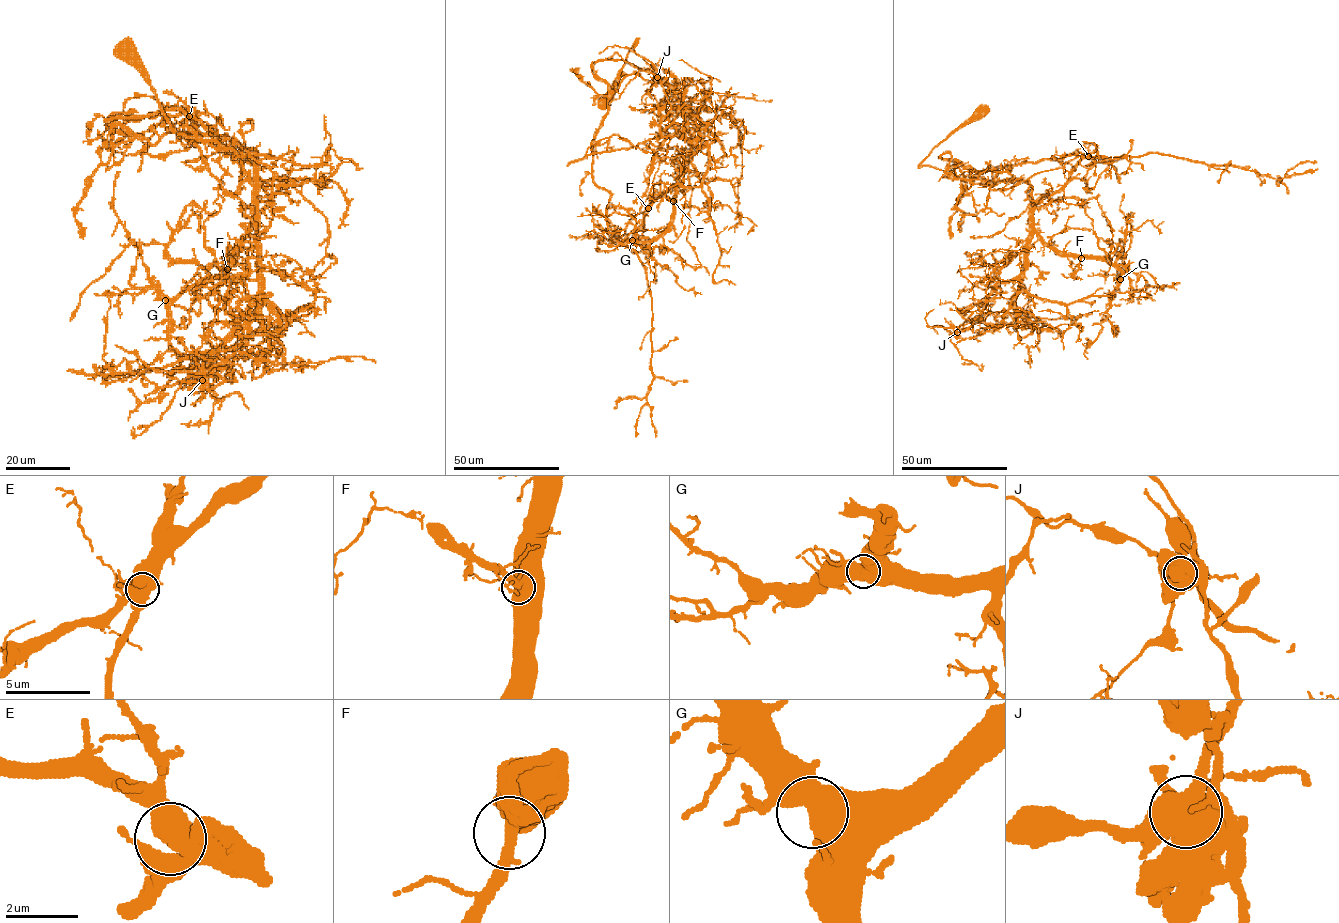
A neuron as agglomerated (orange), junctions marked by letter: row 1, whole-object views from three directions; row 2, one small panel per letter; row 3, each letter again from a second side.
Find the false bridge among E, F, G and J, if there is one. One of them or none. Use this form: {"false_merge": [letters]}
{"false_merge": ["J"]}

